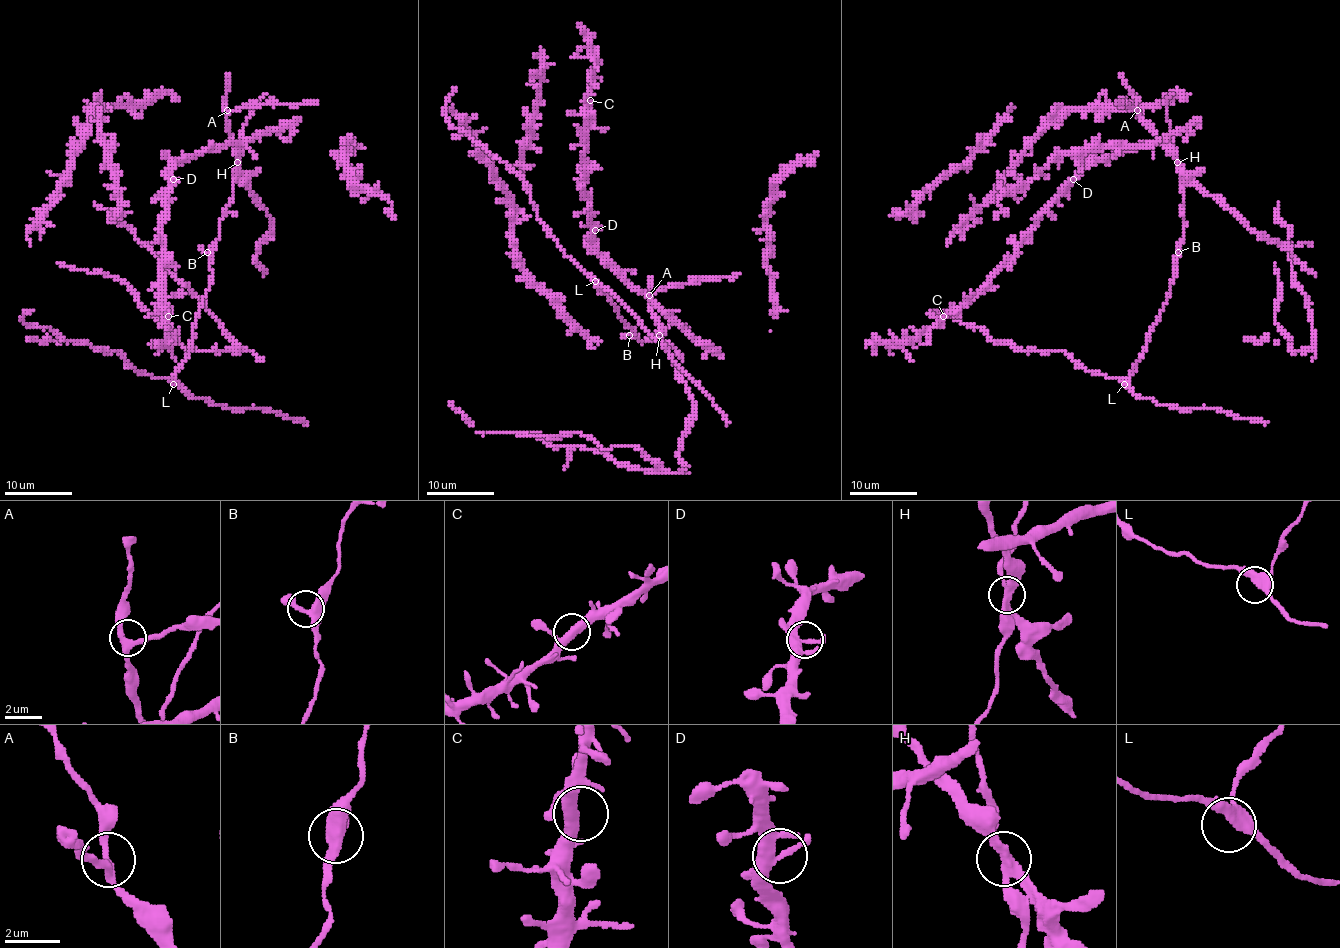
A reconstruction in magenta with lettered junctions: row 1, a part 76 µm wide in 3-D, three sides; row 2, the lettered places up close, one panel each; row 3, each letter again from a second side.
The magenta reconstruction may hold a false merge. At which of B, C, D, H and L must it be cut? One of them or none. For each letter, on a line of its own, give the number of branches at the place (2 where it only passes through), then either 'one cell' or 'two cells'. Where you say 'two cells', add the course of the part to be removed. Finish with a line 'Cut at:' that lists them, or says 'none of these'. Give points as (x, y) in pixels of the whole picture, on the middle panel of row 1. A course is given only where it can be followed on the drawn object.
B: branches 3; one cell
C: branches 3; one cell
D: branches 3; one cell
H: branches 3; two cells
L: branches 3; one cell
Cut at: H

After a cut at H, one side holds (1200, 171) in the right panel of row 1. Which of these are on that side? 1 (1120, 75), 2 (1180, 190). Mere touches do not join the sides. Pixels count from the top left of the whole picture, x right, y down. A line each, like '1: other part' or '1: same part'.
1: same part
2: other part

